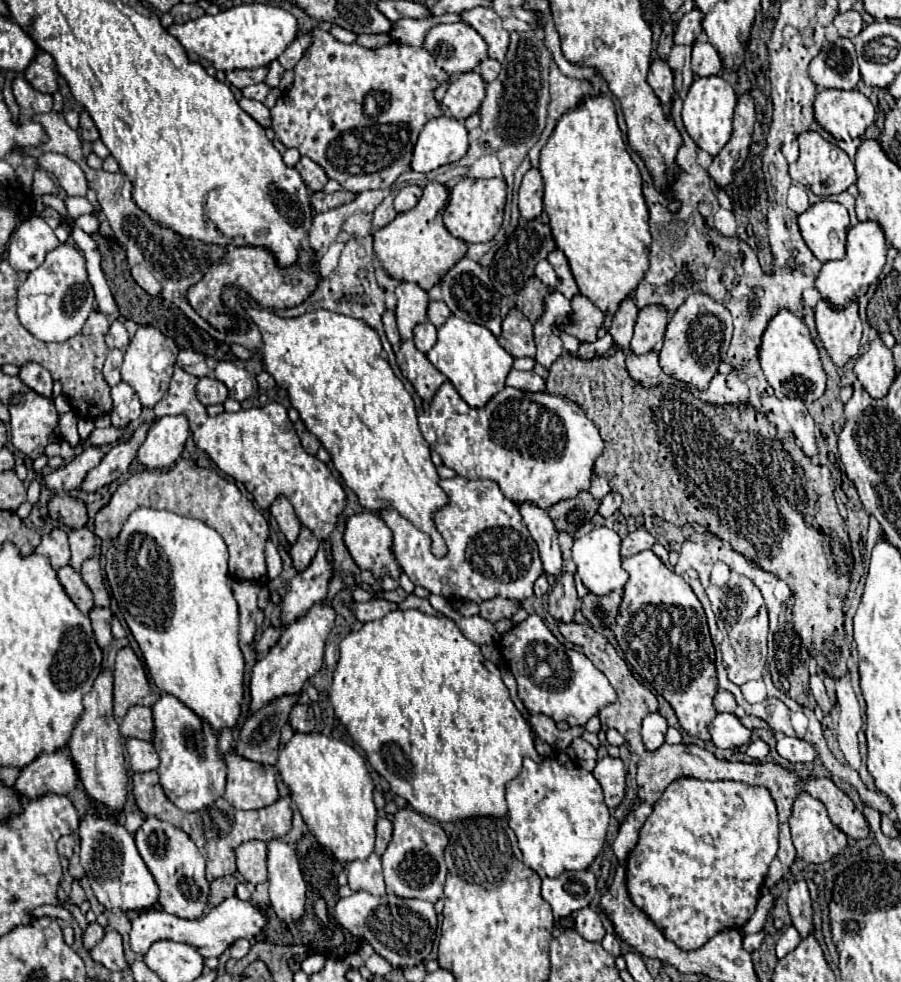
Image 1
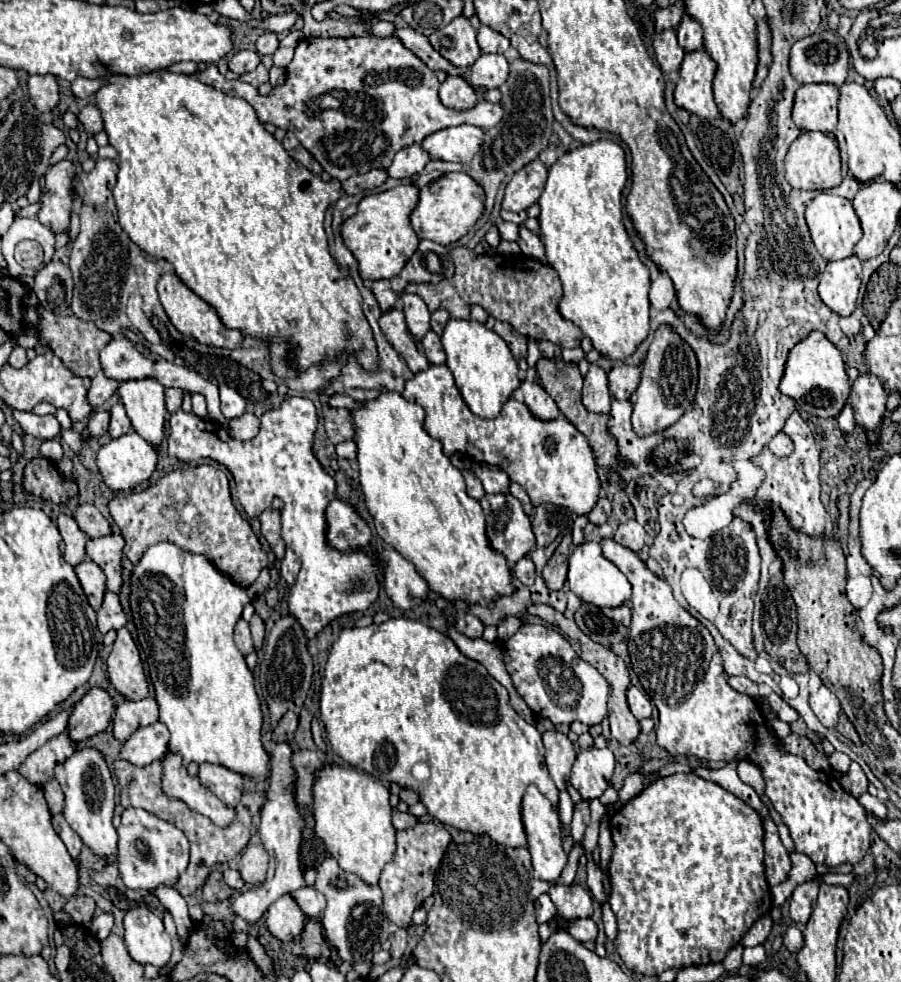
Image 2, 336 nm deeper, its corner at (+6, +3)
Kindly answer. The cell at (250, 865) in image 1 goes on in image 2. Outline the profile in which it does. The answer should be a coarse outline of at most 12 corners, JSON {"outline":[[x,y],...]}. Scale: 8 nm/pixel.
{"outline":[[248,844],[238,870],[248,884],[262,884],[268,854],[262,844]]}

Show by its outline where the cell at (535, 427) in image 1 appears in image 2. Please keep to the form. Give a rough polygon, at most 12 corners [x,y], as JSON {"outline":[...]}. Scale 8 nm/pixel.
{"outline":[[430,366],[402,396],[444,454],[502,468],[532,504],[588,514],[594,452],[566,418],[510,398],[480,418]]}

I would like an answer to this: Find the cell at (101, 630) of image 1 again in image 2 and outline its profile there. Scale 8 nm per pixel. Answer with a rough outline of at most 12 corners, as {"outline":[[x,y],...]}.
{"outline":[[106,592],[98,610],[98,630],[120,630],[126,624],[118,594]]}

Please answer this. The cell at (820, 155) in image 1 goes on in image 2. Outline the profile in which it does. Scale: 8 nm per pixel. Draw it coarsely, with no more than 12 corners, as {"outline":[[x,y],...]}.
{"outline":[[806,132],[790,144],[786,178],[798,190],[842,182],[838,142]]}

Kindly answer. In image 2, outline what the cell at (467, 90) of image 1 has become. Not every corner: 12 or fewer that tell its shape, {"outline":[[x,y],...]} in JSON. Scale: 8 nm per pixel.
{"outline":[[462,76],[440,86],[446,108],[468,110],[478,94]]}

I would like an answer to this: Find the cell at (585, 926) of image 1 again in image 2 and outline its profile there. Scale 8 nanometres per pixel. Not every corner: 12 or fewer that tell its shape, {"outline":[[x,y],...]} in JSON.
{"outline":[[592,918],[574,920],[568,932],[580,940],[596,940]]}

